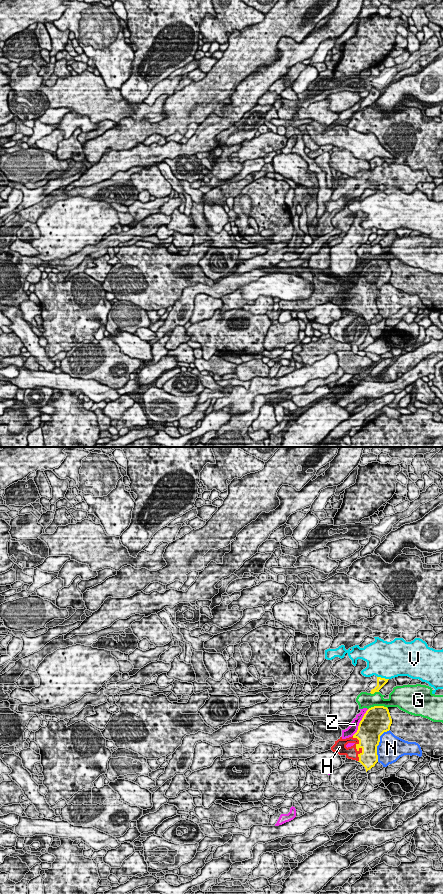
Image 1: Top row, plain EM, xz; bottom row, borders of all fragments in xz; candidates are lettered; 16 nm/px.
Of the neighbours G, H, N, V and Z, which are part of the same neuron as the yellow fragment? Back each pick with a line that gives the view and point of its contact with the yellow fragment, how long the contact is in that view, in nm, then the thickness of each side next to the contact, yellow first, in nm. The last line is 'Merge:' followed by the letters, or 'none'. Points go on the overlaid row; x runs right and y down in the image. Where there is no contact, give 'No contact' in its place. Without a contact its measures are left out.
H: Touches yellow at xz (358, 749). Shared border 420 nm. Thickness 340 nm (yellow) against 190 nm
Merge: H

